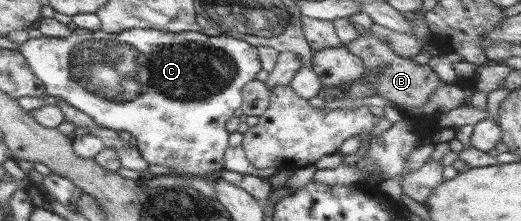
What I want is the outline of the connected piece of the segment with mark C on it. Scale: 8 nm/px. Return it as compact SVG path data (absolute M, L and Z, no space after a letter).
M131 28L111 34L81 29L67 38L32 33L26 42L18 44L16 52L44 85L45 97L57 97L103 128L129 132L136 139L135 147L147 165L166 166L173 169L171 175L180 177L204 177L222 170L229 136L224 124L233 117L235 109L240 108L240 89L254 80L261 69L257 48L247 42L193 31L177 34Z

